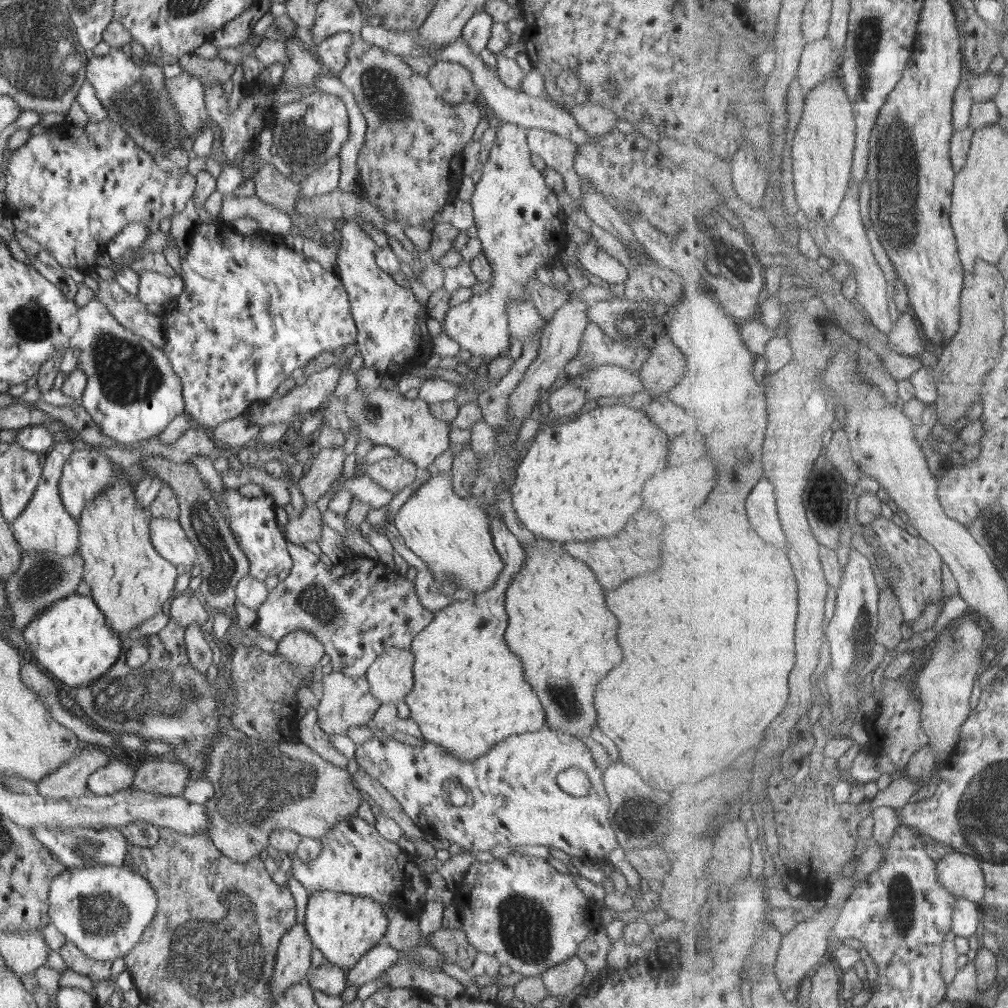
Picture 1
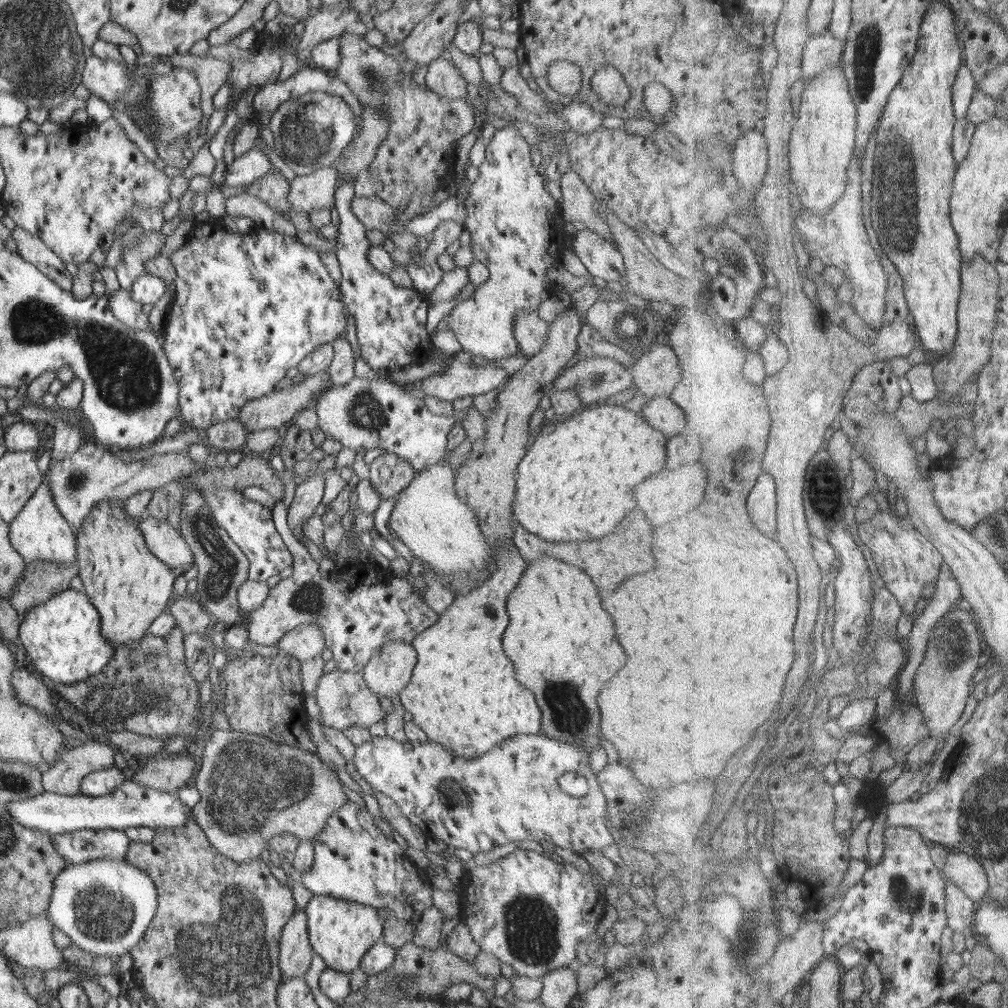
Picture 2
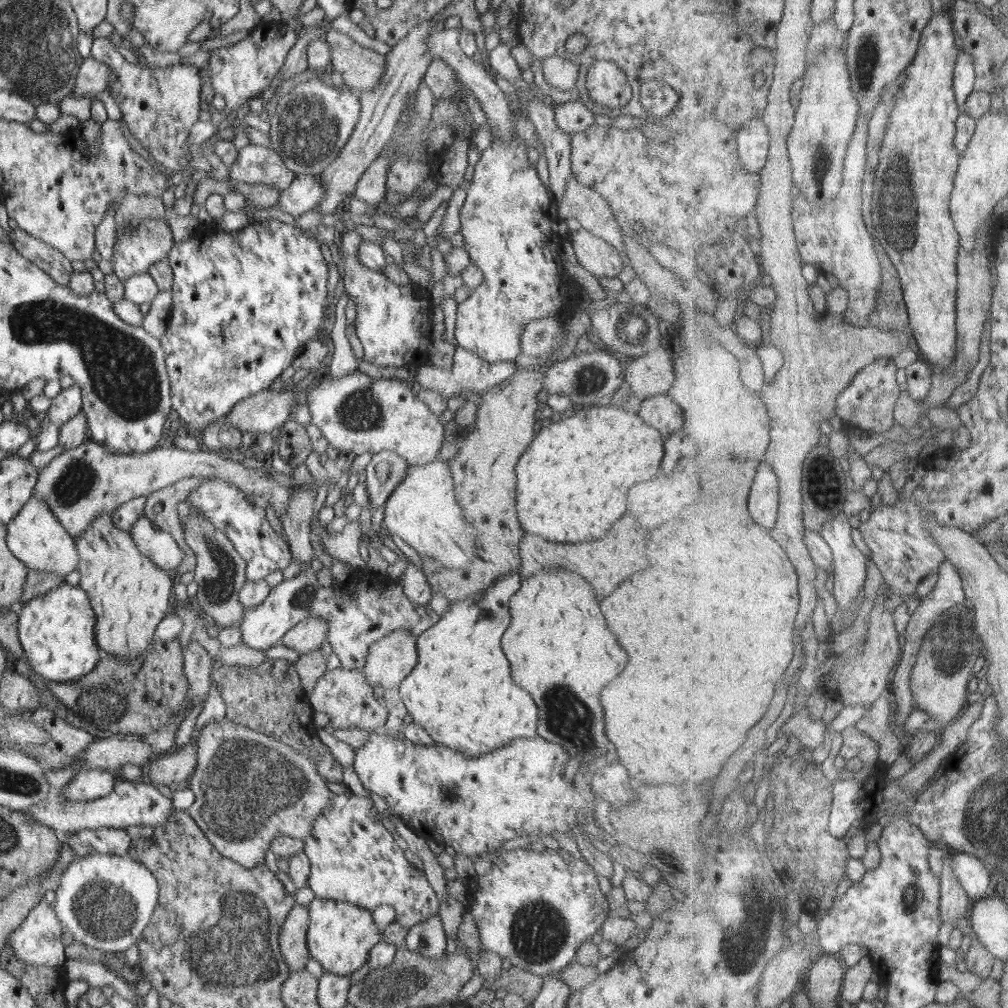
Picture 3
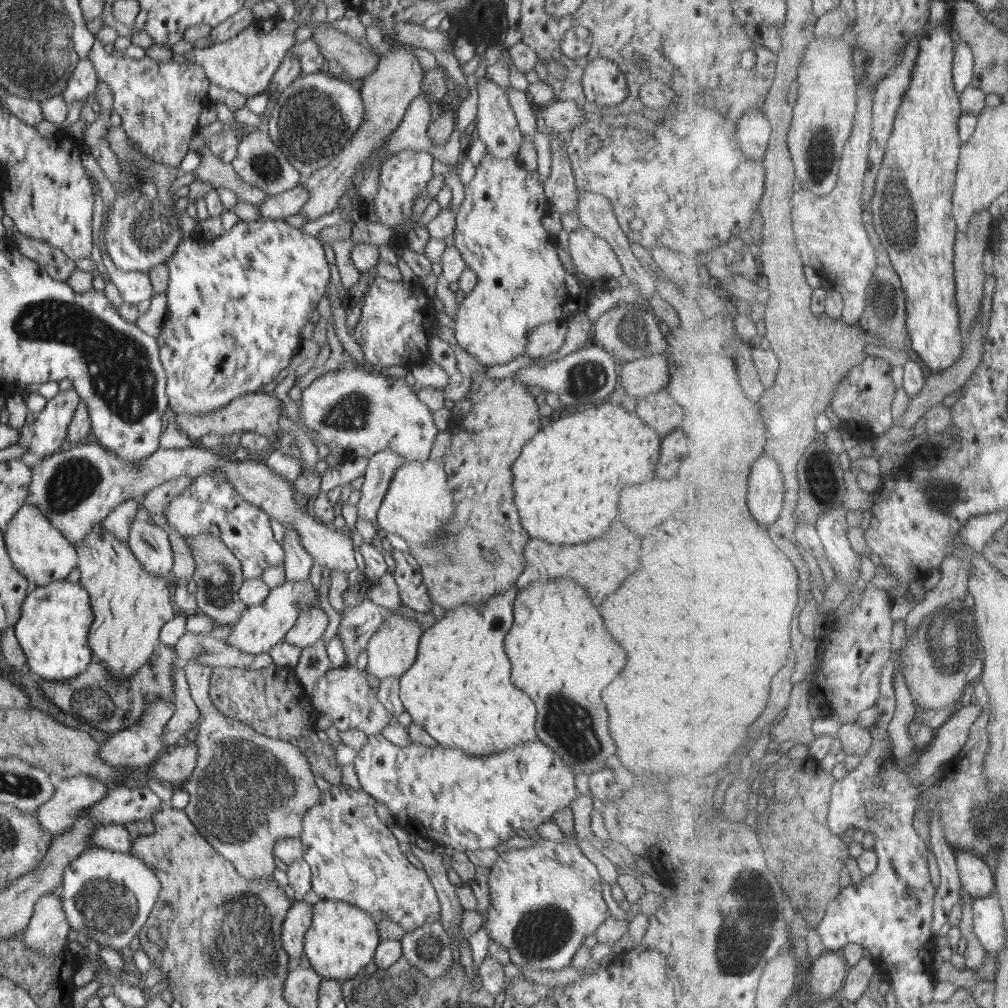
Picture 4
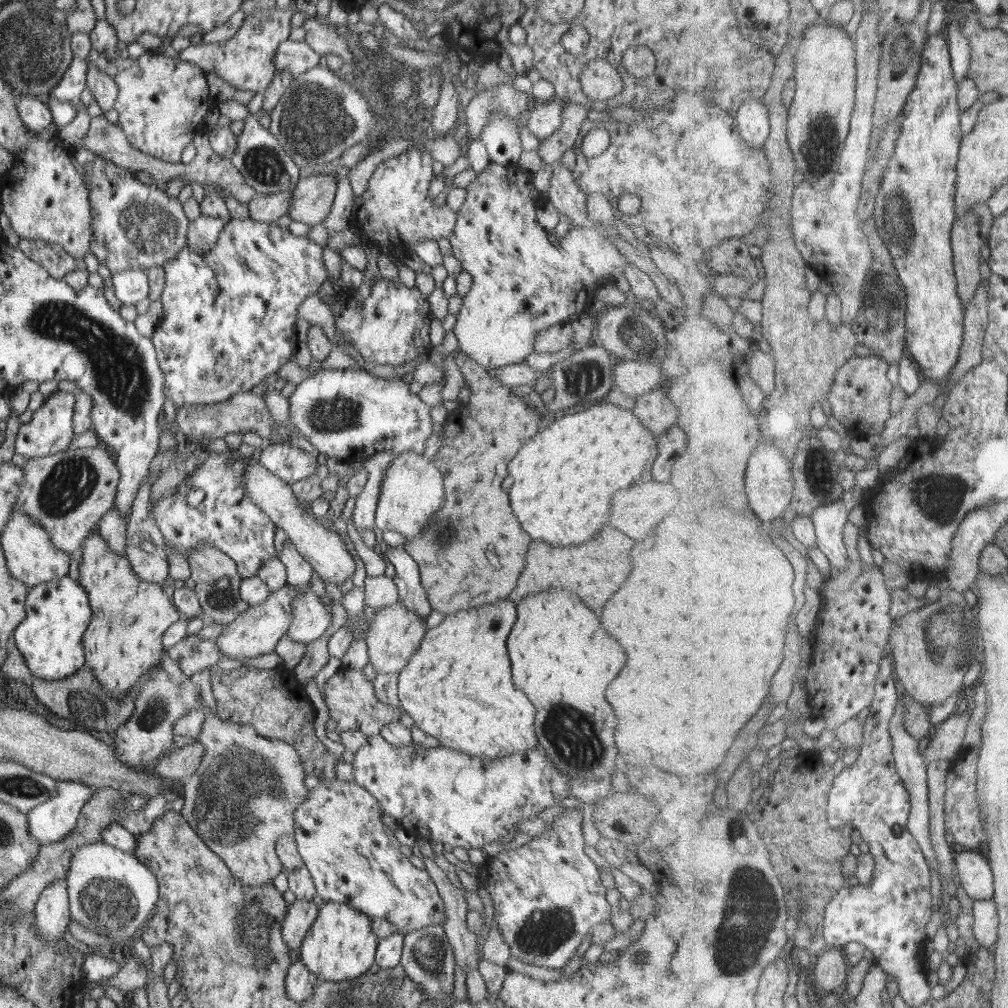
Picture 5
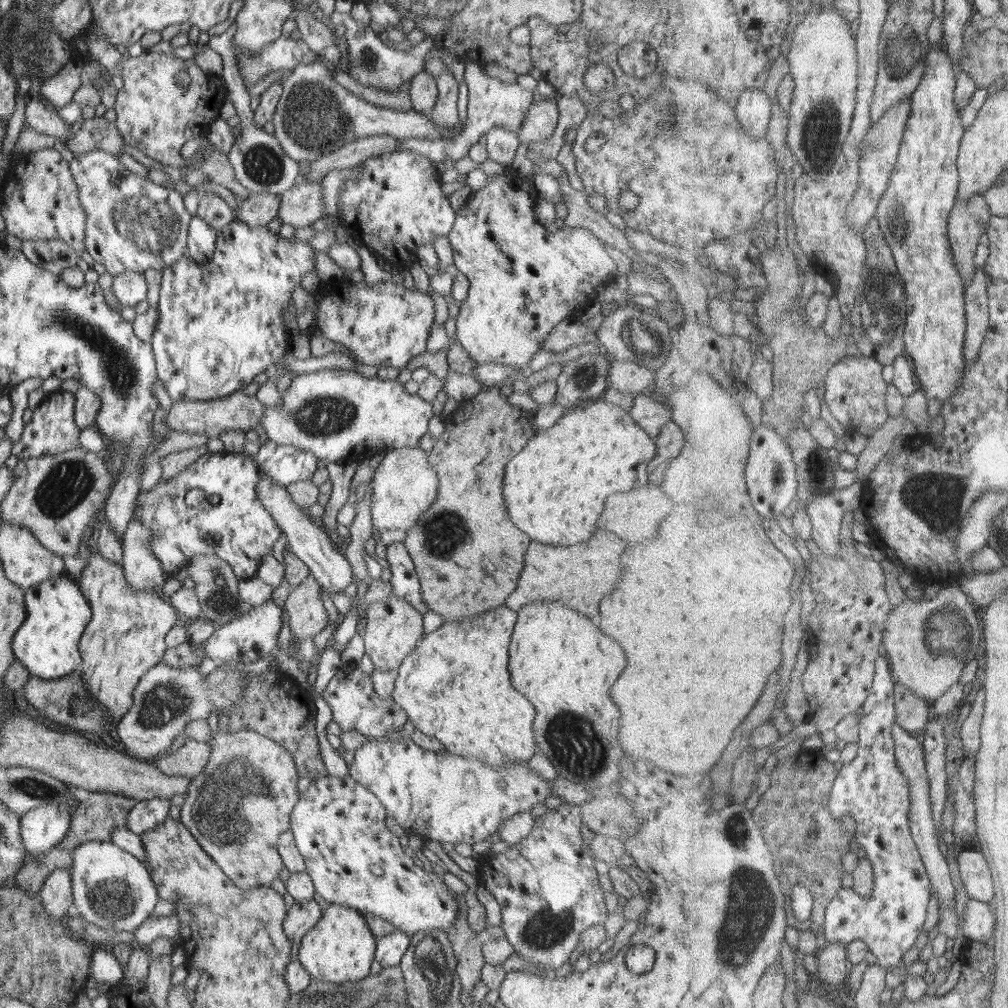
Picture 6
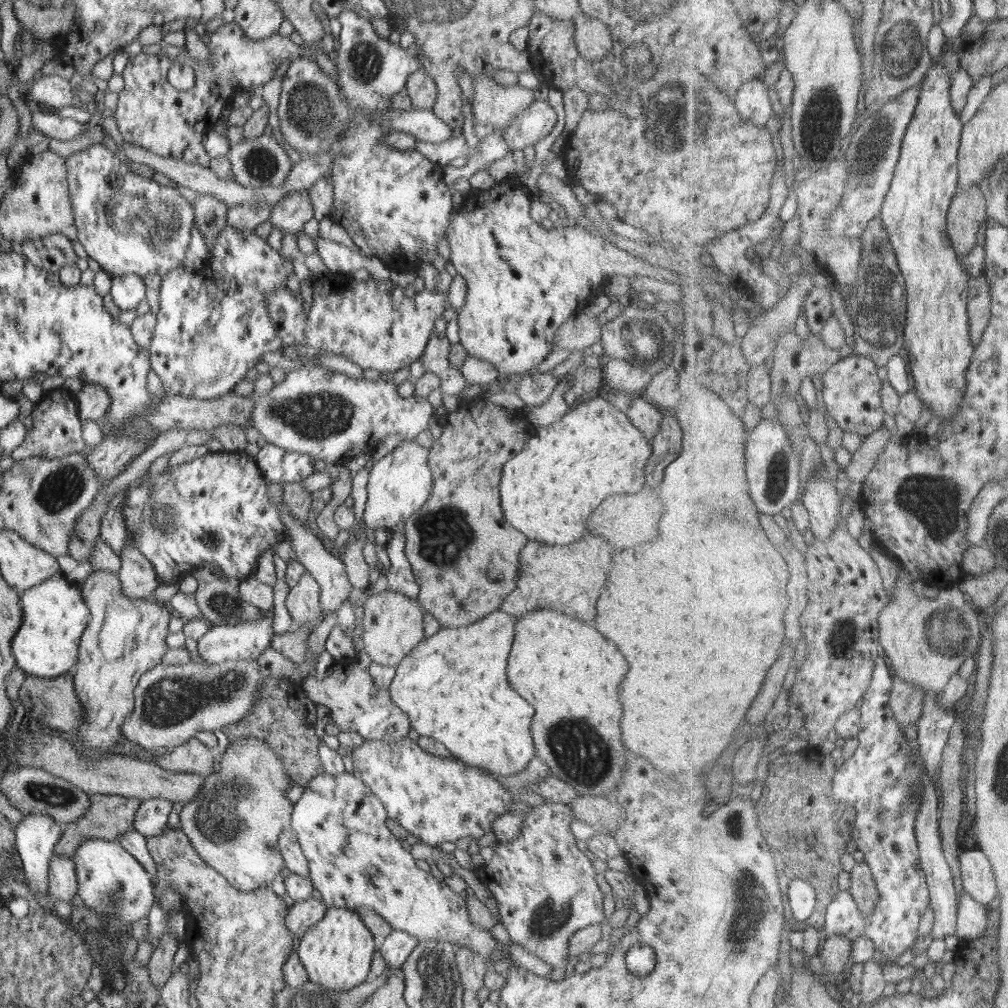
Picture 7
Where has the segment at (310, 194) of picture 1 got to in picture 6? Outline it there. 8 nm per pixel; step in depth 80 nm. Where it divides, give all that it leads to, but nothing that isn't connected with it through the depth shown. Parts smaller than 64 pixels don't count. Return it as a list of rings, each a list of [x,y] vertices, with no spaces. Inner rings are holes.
[[[261,192],[252,194],[239,203],[240,209],[235,219],[251,227],[259,227],[267,225],[271,220],[278,217],[280,196],[270,192]]]

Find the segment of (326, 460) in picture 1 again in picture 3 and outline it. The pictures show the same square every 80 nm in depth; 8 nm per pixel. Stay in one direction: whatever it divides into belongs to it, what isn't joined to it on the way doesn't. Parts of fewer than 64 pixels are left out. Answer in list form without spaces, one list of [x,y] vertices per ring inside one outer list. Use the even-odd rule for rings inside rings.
[[[317,487],[295,488],[285,515],[281,522],[285,533],[285,541],[290,549],[293,559],[290,566],[282,571],[285,579],[294,578],[304,567],[311,566],[312,557],[315,555],[311,546],[310,530],[311,520],[316,516],[314,500],[316,500]]]

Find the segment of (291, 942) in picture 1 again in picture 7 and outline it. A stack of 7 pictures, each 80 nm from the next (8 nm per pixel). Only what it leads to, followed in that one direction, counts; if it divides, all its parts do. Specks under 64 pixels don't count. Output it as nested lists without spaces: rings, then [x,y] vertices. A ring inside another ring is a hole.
[[[313,897],[301,902],[295,902],[289,908],[286,917],[286,927],[288,927],[288,931],[294,936],[294,950],[300,944],[304,933],[320,922],[328,909],[320,900]]]

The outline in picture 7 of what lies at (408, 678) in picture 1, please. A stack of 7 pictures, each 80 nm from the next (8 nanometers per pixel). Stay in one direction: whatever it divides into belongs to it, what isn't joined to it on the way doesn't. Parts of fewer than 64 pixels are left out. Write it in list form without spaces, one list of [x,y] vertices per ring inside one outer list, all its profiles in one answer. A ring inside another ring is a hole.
[[[390,588],[369,596],[364,607],[363,647],[370,658],[387,670],[396,668],[400,661],[425,637],[423,609],[416,601]]]

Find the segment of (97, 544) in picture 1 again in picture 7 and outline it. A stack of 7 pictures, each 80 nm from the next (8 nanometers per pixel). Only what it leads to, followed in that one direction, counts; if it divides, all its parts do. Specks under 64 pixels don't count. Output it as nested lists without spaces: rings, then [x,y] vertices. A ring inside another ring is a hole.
[[[92,571],[80,584],[82,598],[88,605],[90,620],[82,633],[79,644],[78,662],[73,672],[74,690],[83,706],[83,722],[77,727],[80,744],[94,748],[96,752],[107,752],[117,746],[123,736],[122,725],[135,707],[134,691],[141,676],[161,663],[169,649],[166,642],[170,616],[174,614],[168,605],[158,603],[153,597],[130,598],[122,592],[119,574],[112,571]]]

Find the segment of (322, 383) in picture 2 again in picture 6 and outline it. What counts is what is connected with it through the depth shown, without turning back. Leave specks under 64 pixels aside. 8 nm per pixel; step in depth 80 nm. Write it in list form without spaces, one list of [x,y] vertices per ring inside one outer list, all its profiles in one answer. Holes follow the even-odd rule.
[[[242,390],[212,401],[174,401],[163,424],[173,431],[202,433],[206,438],[222,437],[224,432],[230,430],[240,432],[255,430],[260,436],[264,436],[260,424],[262,417],[264,405],[255,396],[247,396]]]

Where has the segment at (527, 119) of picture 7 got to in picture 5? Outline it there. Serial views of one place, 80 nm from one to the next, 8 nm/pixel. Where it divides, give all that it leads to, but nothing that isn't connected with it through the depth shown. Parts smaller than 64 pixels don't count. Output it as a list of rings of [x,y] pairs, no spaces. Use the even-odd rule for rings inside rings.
[[[552,100],[541,105],[531,105],[530,119],[527,127],[540,141],[552,136],[562,124],[563,104],[560,100]]]

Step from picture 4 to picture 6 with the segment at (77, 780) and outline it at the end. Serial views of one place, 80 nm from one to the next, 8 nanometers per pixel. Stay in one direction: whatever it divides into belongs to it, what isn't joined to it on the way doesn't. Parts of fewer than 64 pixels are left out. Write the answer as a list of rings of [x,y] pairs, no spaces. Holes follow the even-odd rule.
[[[48,803],[21,815],[21,835],[28,857],[39,857],[66,836],[73,813],[66,803]]]

